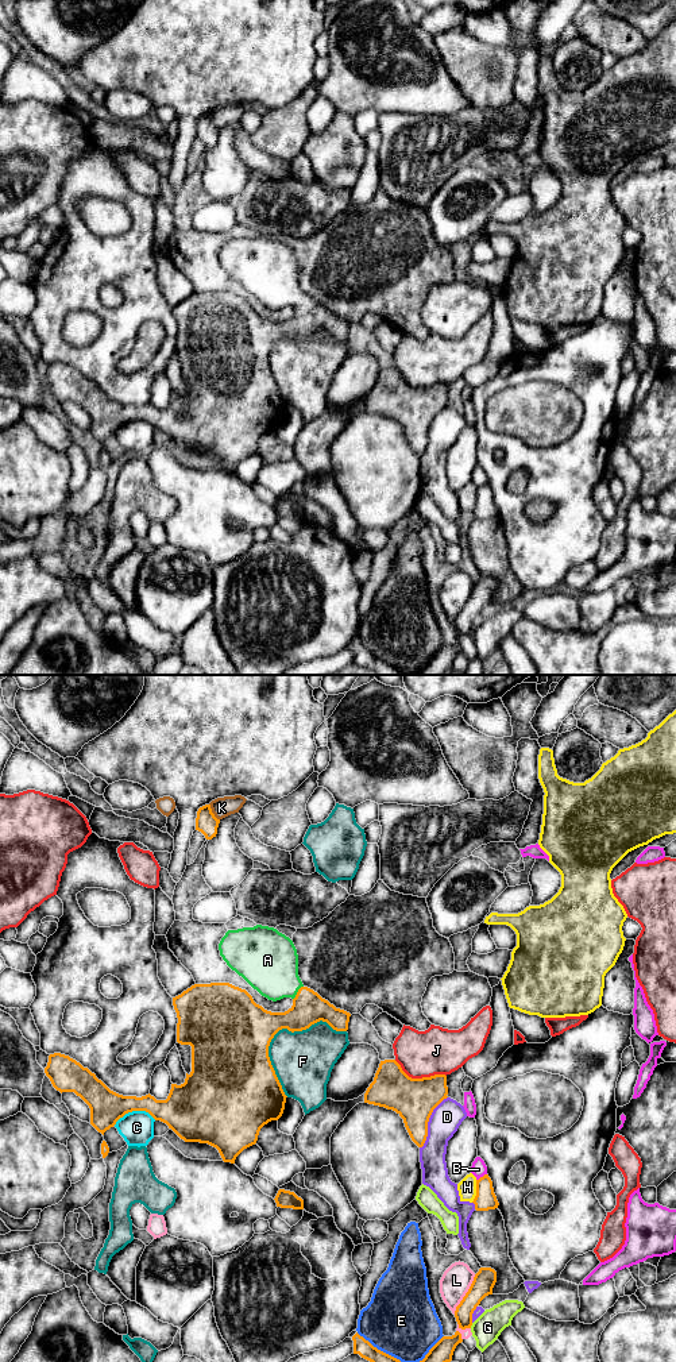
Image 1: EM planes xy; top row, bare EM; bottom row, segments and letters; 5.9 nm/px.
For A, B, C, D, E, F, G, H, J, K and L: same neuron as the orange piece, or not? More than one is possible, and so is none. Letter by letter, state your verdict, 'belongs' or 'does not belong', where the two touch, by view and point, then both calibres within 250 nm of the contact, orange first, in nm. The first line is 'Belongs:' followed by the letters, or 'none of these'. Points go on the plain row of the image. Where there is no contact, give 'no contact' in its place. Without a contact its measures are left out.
Belongs: A
A: belongs; contact xy (297, 301); calibres 190 and 360 nm
B: does not belong; contact xy (481, 486); calibres 120 and 90 nm
C: does not belong; contact xy (134, 419); calibres 200 and 200 nm
D: does not belong; contact xy (428, 429); calibres 260 and 180 nm
E: does not belong; contact xy (400, 670); calibres 130 and 420 nm
F: does not belong; contact xy (279, 338); calibres 400 and 360 nm
G: does not belong; contact xy (471, 633); calibres 130 and 170 nm
H: does not belong; contact xy (476, 500); calibres 120 and 110 nm
J: does not belong; contact xy (420, 388); calibres 260 and 280 nm
K: does not belong; contact xy (211, 120); calibres 130 and 120 nm
L: does not belong; contact xy (466, 604); calibres 130 and 180 nm

